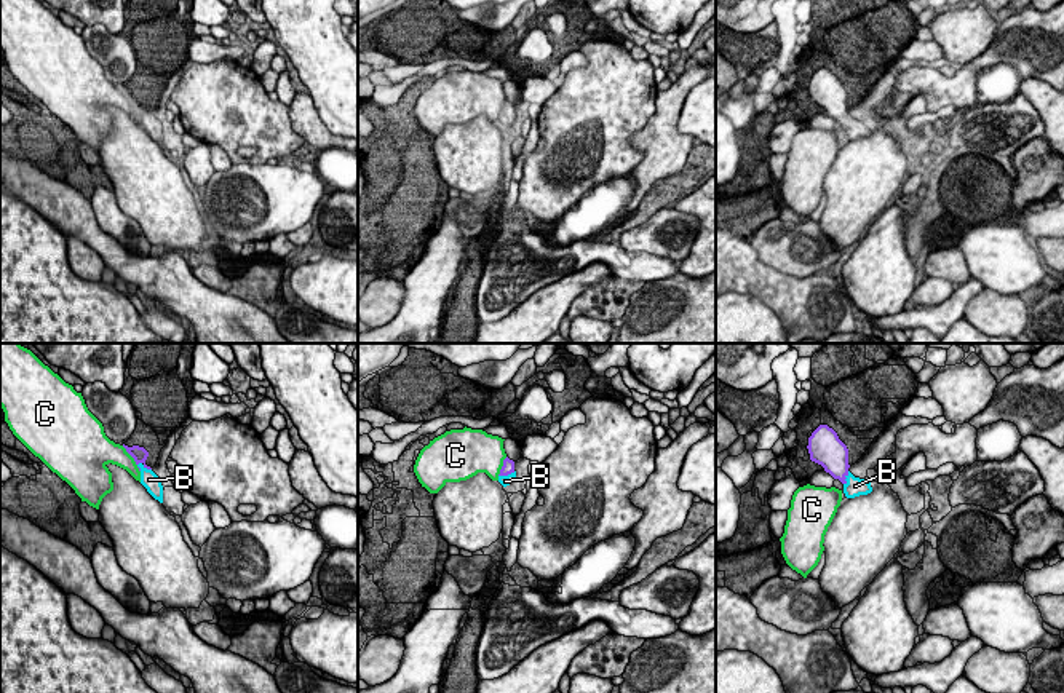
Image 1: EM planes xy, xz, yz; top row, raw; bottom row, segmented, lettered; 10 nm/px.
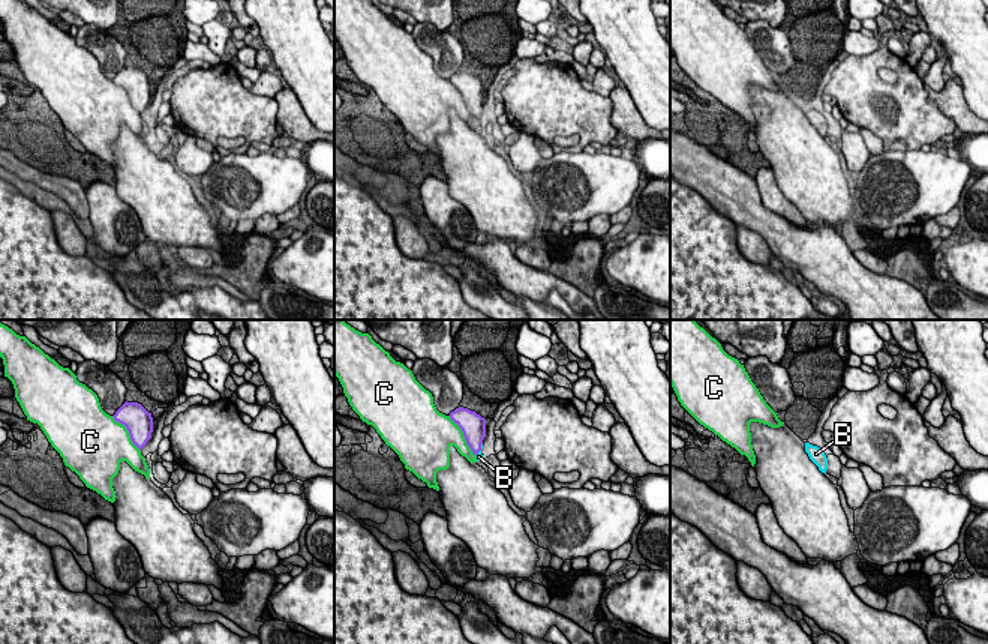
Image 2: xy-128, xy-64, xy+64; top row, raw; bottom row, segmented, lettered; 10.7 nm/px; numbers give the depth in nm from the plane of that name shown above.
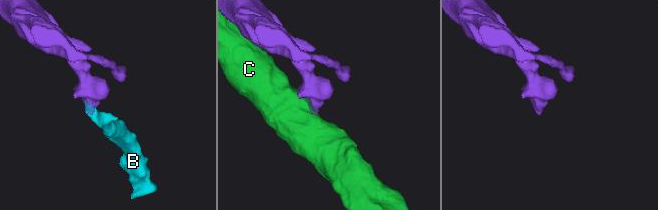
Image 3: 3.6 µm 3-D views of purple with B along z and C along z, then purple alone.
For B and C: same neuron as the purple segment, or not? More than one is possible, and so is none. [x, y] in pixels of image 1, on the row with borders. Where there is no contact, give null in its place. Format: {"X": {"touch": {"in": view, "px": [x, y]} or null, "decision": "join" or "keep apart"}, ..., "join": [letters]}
{"B": {"touch": {"in": "xy", "px": [144, 465]}, "decision": "join"}, "C": {"touch": {"in": "xy", "px": [133, 457]}, "decision": "keep apart"}, "join": ["B"]}

